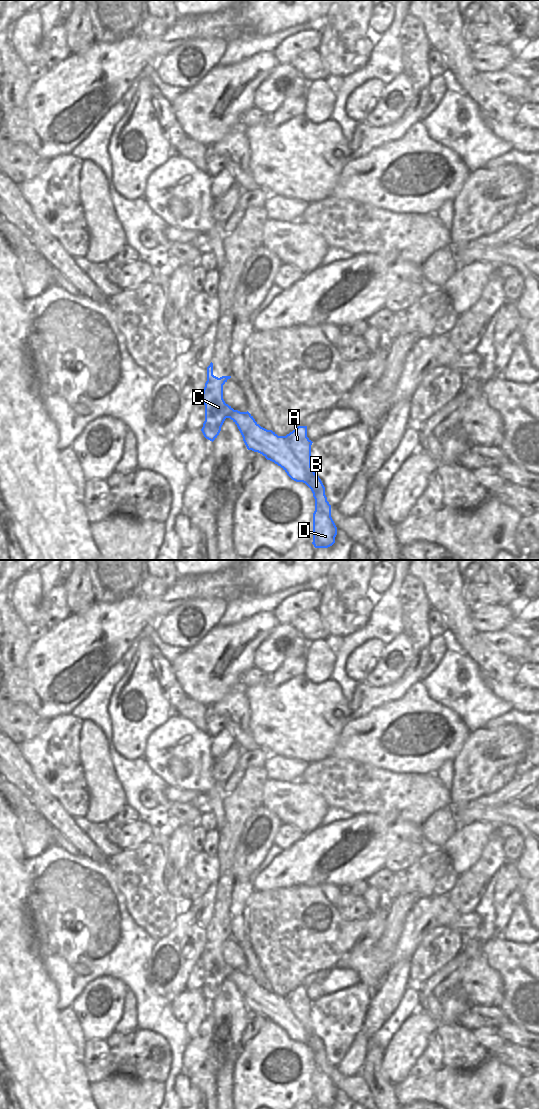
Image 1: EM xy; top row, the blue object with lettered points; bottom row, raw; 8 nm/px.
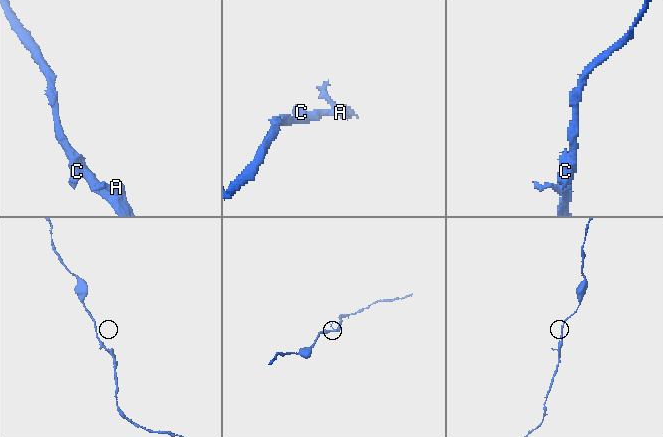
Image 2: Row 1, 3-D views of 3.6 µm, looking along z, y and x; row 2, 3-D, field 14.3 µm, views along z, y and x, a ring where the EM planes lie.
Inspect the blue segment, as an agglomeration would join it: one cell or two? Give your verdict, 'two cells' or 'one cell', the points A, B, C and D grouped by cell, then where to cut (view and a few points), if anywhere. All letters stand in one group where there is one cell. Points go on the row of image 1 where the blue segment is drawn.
one cell; groups A B C D; cut none

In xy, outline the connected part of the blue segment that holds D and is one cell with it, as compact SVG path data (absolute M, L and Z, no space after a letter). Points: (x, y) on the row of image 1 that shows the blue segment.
M212 362L207 367L207 381L201 395L205 405L205 421L201 429L204 437L213 442L219 435L225 419L230 418L237 425L248 450L262 454L267 460L280 466L292 480L303 482L311 489L315 499L312 544L315 548L328 548L332 546L335 543L337 527L331 517L331 505L327 501L325 487L311 467L311 445L313 442L307 437L307 426L298 426L286 436L278 436L272 430L261 427L248 411L240 412L234 410L225 403L223 399L223 385L230 378L231 376L222 376L220 378L214 376Z

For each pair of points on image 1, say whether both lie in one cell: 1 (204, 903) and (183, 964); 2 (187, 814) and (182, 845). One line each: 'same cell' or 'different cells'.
1: same cell
2: different cells

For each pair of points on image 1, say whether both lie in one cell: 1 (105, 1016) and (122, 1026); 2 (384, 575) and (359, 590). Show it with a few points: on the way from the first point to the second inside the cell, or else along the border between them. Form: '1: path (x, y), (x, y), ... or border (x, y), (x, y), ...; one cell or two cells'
1: border (125, 1001), (122, 1007), (121, 1018), (114, 1031); two cells
2: border (372, 570), (369, 579), (369, 590), (375, 597); two cells

